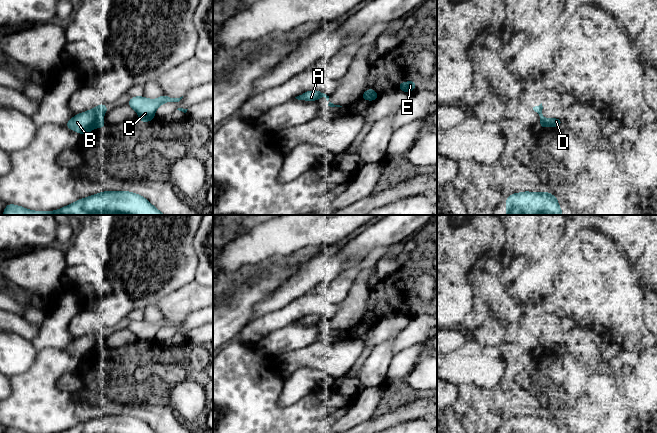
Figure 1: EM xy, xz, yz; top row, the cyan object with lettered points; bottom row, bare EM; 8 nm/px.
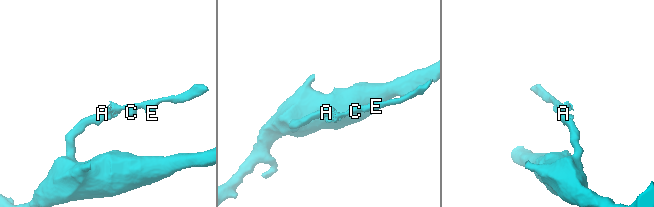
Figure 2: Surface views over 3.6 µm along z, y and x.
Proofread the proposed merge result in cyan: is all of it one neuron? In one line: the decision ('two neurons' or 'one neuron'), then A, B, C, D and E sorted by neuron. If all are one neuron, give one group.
two neurons; A B / C D E

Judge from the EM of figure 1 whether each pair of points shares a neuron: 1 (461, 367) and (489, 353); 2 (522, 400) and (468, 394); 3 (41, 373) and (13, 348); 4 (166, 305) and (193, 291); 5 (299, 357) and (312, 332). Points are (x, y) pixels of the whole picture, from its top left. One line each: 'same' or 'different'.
1: same
2: same
3: different
4: same
5: different

